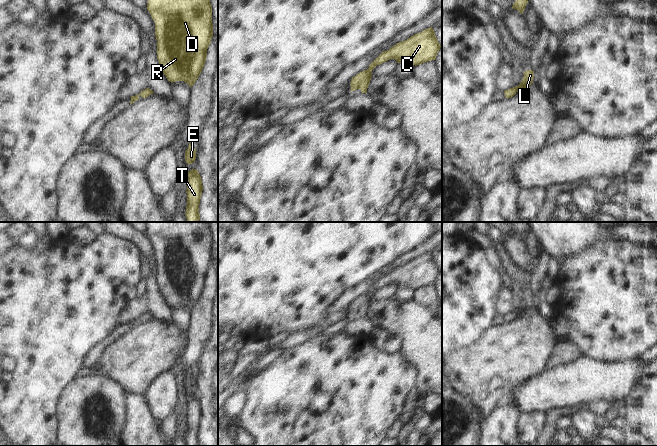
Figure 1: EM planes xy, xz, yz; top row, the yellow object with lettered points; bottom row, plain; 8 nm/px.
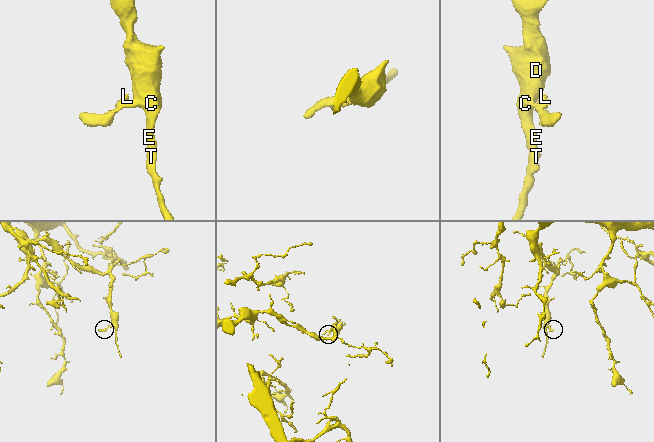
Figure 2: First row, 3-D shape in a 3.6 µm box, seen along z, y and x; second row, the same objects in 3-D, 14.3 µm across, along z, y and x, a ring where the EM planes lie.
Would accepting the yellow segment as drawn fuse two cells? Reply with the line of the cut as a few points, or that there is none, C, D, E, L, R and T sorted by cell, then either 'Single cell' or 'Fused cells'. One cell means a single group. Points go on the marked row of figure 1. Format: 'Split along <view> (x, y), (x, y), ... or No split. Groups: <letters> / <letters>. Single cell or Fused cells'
No split. Groups: C D E L R T. Single cell.

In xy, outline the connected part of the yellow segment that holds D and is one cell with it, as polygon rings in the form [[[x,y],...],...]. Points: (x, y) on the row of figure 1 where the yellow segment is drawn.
[[[148,0],[147,10],[155,22],[156,52],[161,70],[171,83],[184,81],[192,87],[203,70],[213,37],[210,0]]]

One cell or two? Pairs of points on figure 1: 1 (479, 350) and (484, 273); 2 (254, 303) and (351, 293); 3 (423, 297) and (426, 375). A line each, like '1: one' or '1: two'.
1: two
2: two
3: two

